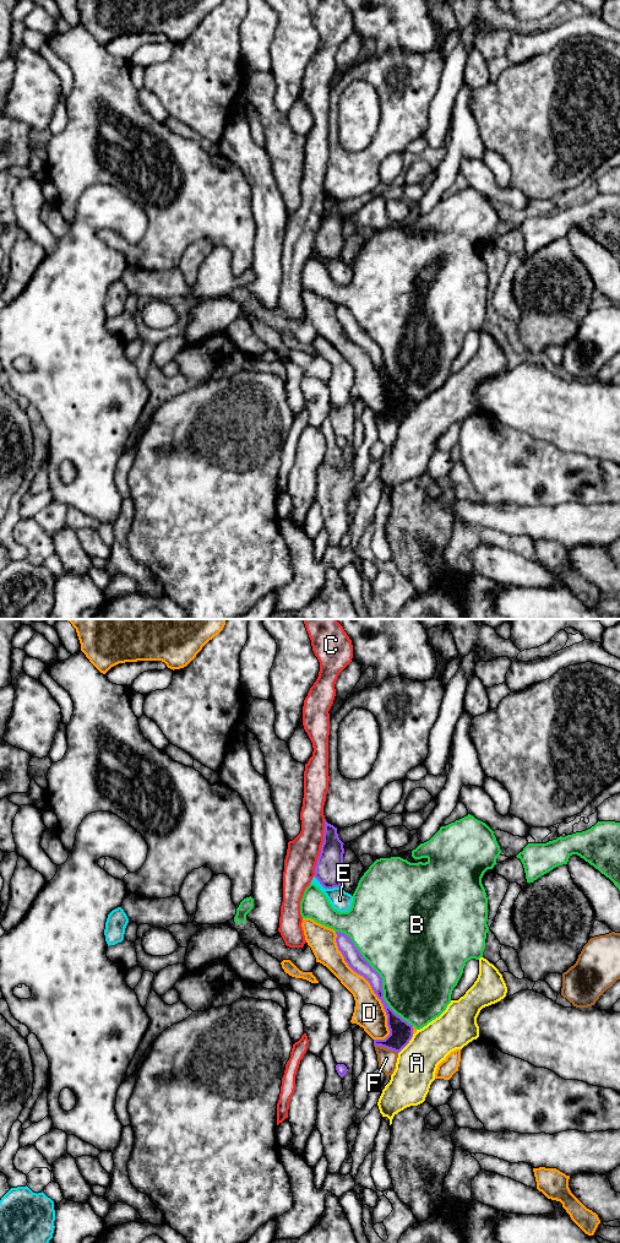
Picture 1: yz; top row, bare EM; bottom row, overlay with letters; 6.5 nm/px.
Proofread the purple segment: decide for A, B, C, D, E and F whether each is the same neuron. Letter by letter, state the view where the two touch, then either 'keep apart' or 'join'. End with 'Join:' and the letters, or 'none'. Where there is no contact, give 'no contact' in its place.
A: yz | keep apart
B: yz | keep apart
C: yz | keep apart
D: yz | keep apart
E: yz | keep apart
F: yz | keep apart
Join: none

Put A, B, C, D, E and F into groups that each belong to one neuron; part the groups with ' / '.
A / B / C / D / E / F

